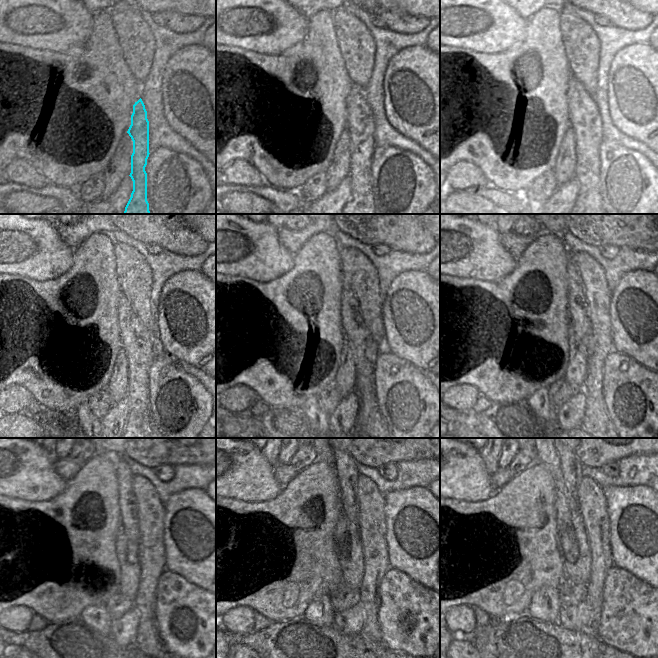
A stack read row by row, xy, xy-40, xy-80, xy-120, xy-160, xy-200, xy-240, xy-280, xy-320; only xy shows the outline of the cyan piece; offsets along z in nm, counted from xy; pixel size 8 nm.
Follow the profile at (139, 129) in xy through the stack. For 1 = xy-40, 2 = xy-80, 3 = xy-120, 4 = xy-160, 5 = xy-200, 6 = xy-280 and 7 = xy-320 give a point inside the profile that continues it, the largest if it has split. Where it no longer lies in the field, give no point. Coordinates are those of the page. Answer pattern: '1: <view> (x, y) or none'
1: xy-40 (360, 123)
2: xy-80 (584, 117)
3: xy-120 (137, 342)
4: xy-160 (365, 350)
5: xy-200 (576, 303)
6: xy-280 (345, 466)
7: xy-320 (570, 465)

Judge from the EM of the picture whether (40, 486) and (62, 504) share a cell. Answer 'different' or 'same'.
different

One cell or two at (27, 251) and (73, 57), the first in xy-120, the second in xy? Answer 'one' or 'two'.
two

